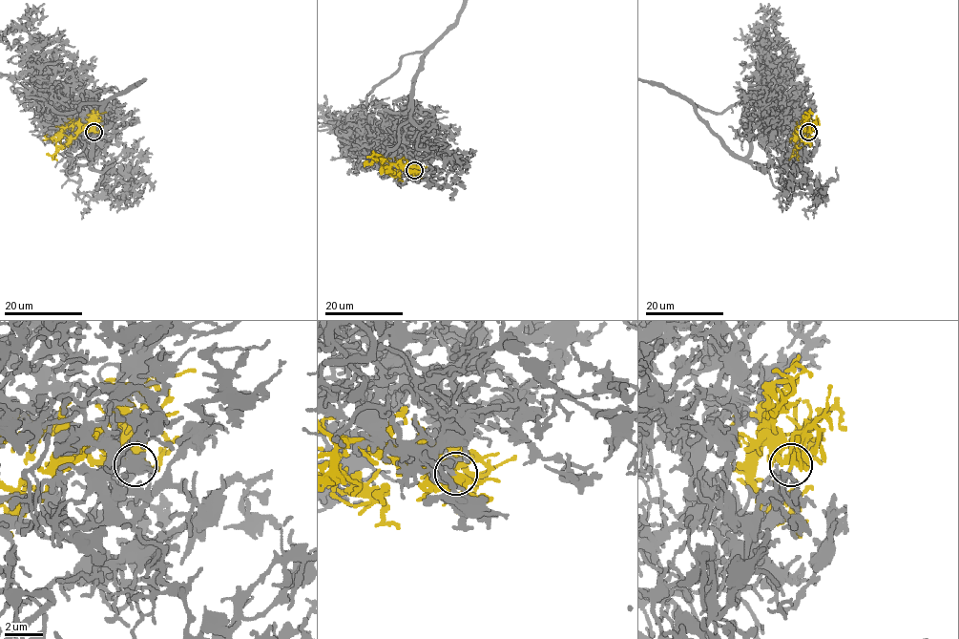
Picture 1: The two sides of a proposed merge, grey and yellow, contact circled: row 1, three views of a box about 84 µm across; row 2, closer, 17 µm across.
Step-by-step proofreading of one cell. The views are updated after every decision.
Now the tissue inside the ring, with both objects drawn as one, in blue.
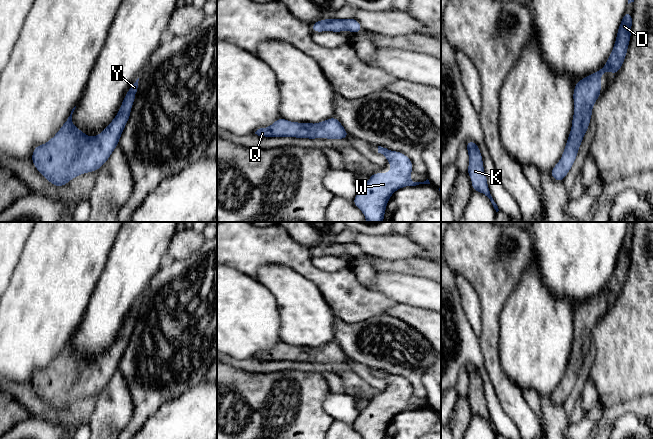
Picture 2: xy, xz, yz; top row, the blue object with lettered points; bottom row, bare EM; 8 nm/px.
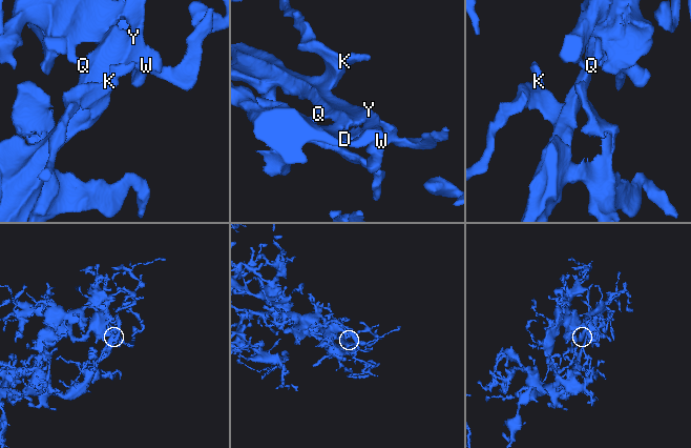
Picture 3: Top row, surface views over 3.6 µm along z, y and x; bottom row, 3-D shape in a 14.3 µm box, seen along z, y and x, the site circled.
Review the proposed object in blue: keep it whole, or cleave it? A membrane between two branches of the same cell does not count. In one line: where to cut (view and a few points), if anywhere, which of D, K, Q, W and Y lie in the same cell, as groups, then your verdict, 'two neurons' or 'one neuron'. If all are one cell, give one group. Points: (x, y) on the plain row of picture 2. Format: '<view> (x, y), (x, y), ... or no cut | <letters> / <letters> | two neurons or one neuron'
no cut | D K Q W Y | one neuron

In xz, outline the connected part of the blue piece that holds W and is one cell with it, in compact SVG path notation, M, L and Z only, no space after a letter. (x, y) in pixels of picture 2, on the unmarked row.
M378 370L378 377L386 380L392 395L390 397L376 396L370 400L366 408L359 410L353 427L364 439L385 439L390 420L399 412L430 408L428 403L424 406L410 404L413 386L404 377L391 375L381 370Z

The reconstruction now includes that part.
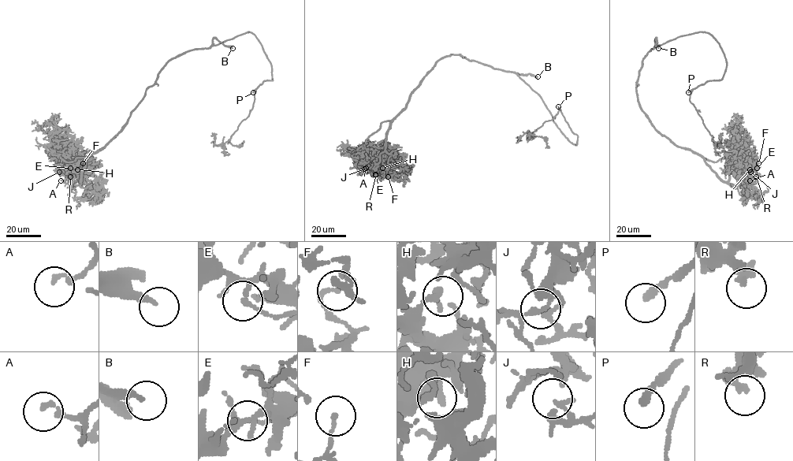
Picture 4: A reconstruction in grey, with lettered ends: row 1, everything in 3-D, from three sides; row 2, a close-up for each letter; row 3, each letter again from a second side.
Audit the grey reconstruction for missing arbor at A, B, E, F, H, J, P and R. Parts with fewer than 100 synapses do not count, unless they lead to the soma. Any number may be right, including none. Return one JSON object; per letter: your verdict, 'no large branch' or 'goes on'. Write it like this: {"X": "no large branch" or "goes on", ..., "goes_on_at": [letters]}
{"A": "no large branch", "B": "goes on", "E": "no large branch", "F": "no large branch", "H": "no large branch", "J": "no large branch", "P": "goes on", "R": "no large branch", "goes_on_at": ["B", "P"]}

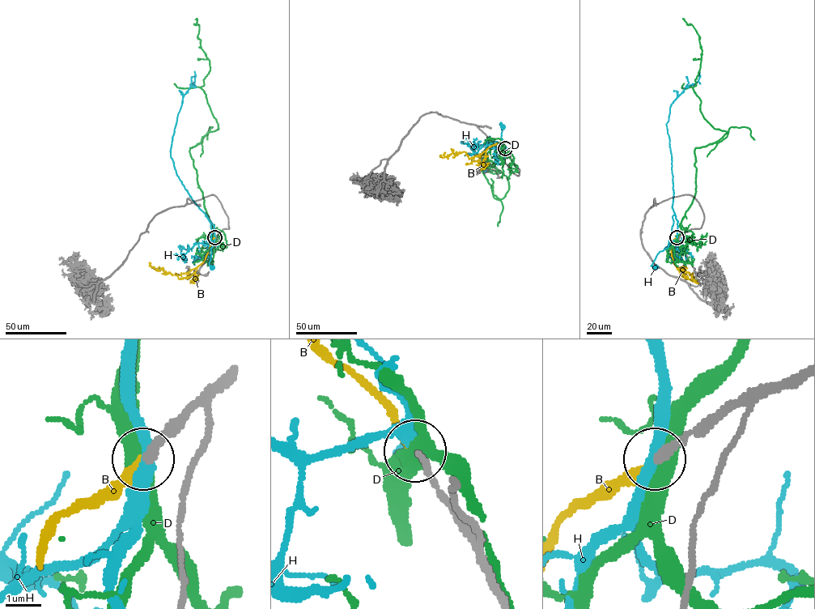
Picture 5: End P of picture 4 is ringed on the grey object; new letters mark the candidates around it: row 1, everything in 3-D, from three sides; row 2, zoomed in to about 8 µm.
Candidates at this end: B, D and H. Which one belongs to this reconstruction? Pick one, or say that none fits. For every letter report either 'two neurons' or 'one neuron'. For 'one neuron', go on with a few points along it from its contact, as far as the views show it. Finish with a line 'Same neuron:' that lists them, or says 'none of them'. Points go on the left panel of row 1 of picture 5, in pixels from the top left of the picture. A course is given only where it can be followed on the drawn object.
B: one neuron; it runs (214, 237), (205, 258), (188, 277), (179, 278), (176, 274), (165, 274), (162, 269), (152, 267), (150, 262)
D: two neurons
H: two neurons
Same neuron: B

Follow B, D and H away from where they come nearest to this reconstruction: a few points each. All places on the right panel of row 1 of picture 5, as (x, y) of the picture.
B: (677, 237), (672, 242), (672, 261), (687, 278), (680, 274), (684, 274), (681, 269), (685, 267), (685, 262)
D: (677, 237), (695, 193), (694, 149), (727, 132), (700, 110), (693, 87), (702, 49), (682, 18)
H: (677, 237), (677, 221), (673, 215), (668, 246), (656, 255), (651, 266), (655, 267)

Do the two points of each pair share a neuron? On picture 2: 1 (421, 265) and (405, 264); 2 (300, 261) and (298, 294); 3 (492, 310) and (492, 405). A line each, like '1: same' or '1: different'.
1: same
2: different
3: different

